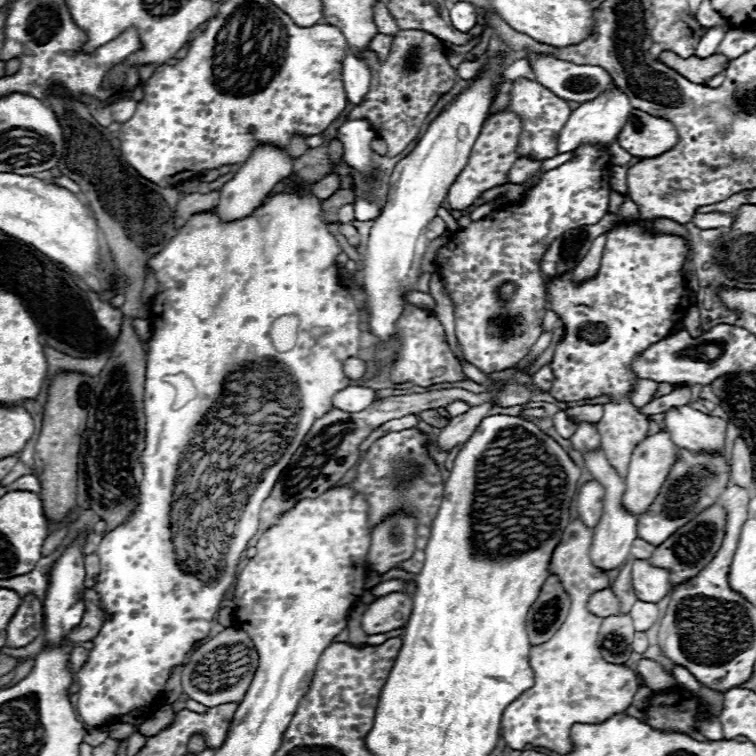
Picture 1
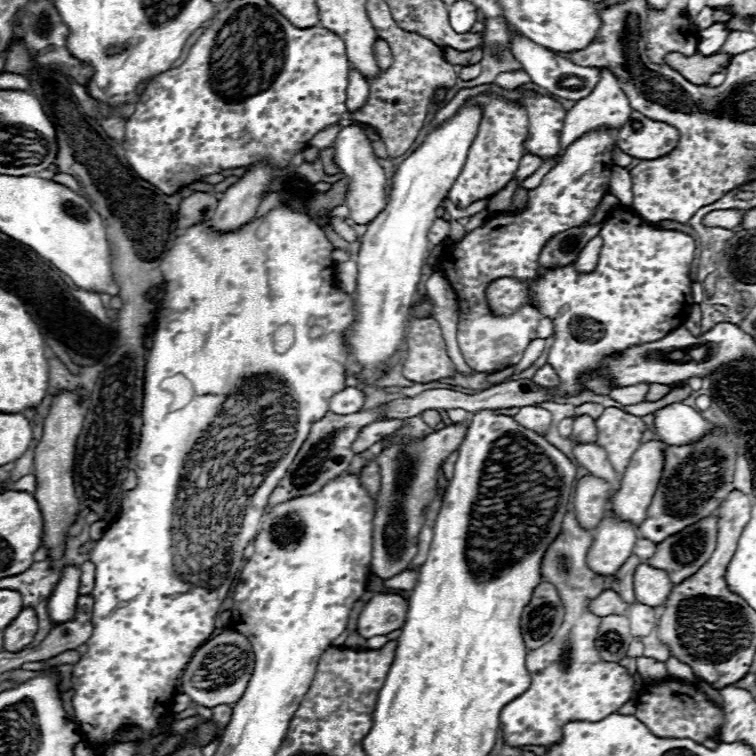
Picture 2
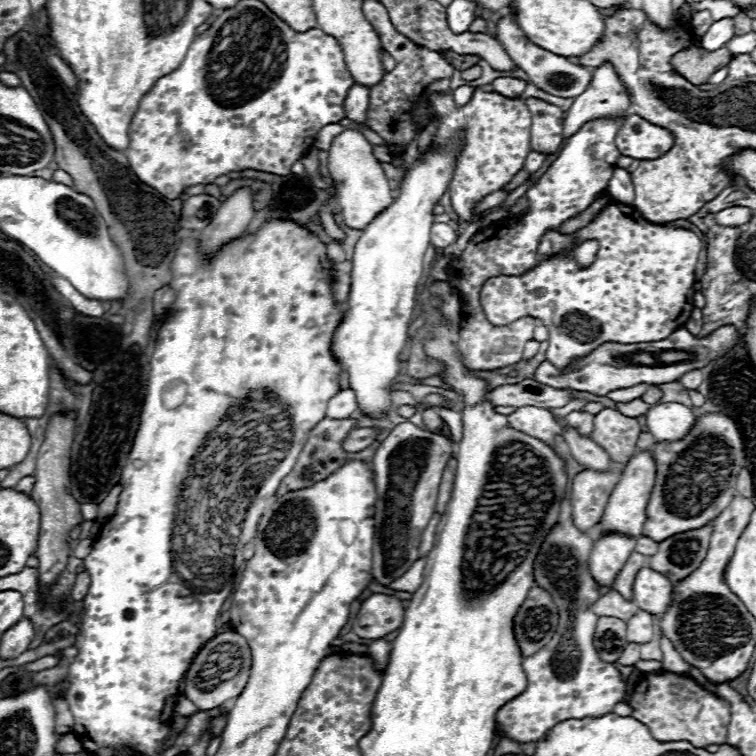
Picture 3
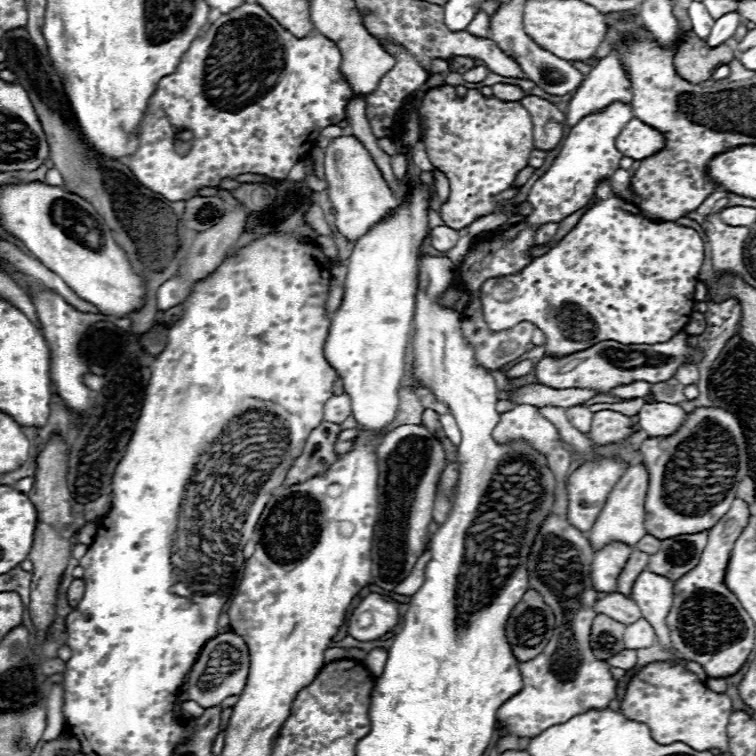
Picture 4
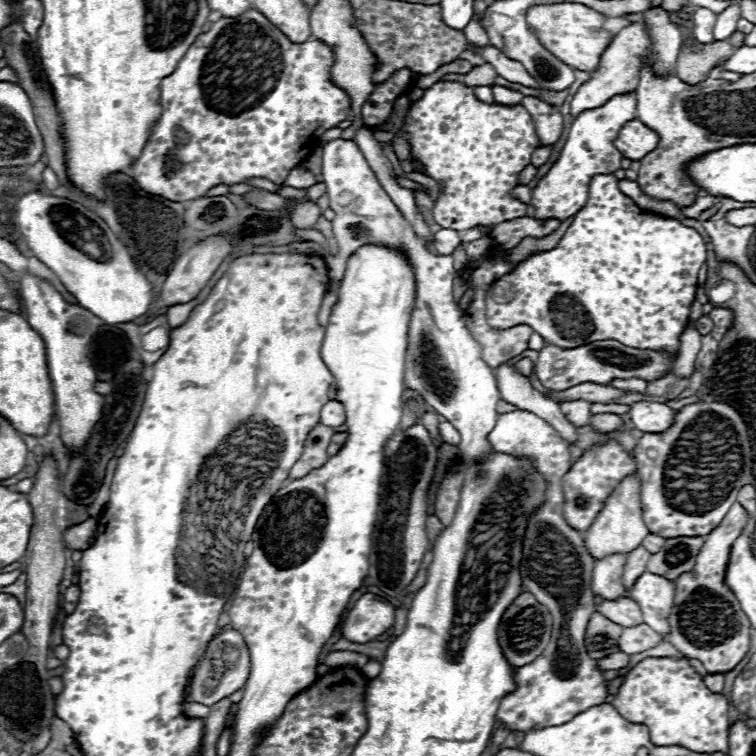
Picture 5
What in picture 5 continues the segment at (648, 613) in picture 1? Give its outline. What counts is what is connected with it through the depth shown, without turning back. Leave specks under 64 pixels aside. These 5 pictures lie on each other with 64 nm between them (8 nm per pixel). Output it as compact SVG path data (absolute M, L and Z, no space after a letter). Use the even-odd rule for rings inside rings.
M638 624L624 628L624 634L620 636L620 650L626 654L638 654L654 648L658 642L662 642L662 638L648 624Z

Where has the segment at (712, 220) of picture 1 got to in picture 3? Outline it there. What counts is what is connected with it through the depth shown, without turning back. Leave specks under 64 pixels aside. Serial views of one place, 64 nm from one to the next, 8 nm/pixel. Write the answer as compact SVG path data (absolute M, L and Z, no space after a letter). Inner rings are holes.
M732 206L732 208L726 208L726 210L716 212L716 214L714 214L714 220L716 220L716 224L720 224L720 226L736 228L736 226L748 224L748 220L750 220L752 214L754 214L752 210L744 210L742 206Z

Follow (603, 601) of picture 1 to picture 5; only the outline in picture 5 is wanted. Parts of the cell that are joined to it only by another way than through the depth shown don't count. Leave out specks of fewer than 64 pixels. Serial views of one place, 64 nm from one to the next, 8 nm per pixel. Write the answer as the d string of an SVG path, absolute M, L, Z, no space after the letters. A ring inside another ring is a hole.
M622 596L618 600L604 600L602 604L596 606L596 612L604 614L608 620L612 620L624 628L644 622L640 606L636 602L632 602L632 598L628 598L628 596Z

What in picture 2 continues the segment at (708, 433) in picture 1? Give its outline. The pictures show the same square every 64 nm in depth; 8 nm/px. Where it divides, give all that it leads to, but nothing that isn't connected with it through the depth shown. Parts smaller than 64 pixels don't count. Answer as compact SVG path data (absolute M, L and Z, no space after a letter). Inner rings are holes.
M672 404L658 412L656 416L656 434L660 440L668 442L670 446L682 446L700 440L704 434L712 432L714 424L700 416L698 410L686 404Z

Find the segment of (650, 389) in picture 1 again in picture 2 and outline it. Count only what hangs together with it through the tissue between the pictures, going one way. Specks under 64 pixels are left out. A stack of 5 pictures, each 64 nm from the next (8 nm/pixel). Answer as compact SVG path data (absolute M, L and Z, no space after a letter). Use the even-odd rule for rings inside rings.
M640 382L636 386L626 386L626 388L616 388L610 392L610 396L620 402L622 406L630 406L630 404L640 404L644 402L646 394L650 390L650 384L648 382Z

